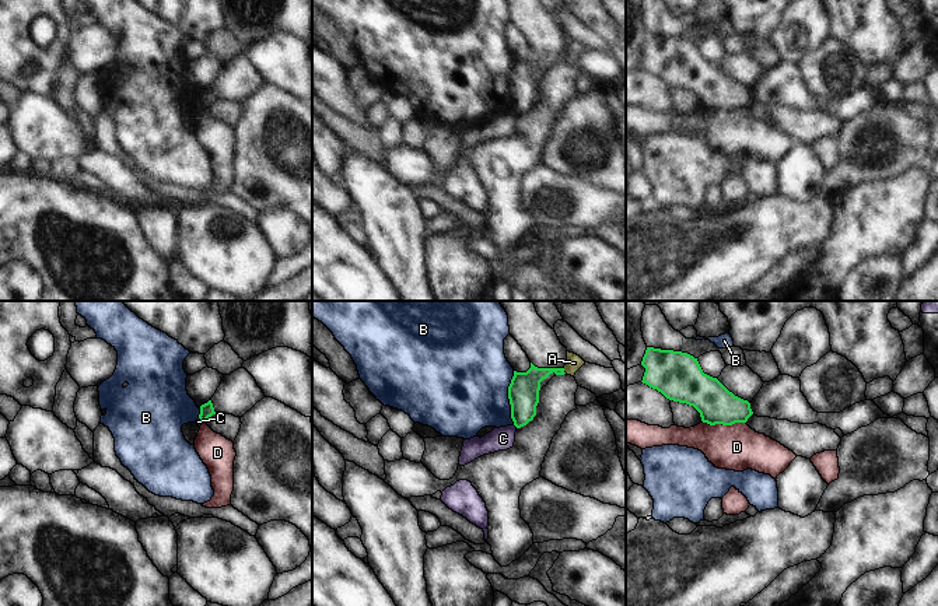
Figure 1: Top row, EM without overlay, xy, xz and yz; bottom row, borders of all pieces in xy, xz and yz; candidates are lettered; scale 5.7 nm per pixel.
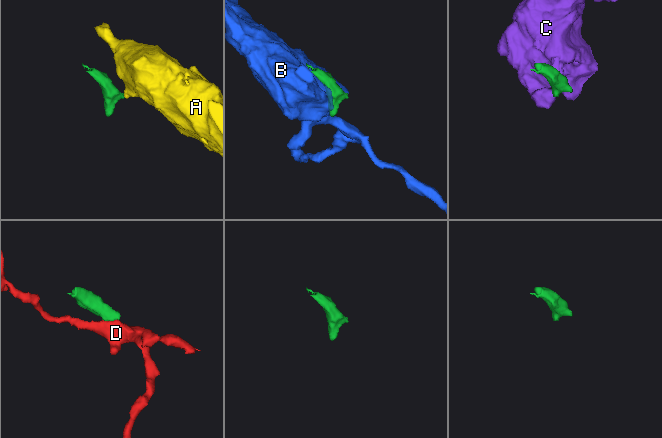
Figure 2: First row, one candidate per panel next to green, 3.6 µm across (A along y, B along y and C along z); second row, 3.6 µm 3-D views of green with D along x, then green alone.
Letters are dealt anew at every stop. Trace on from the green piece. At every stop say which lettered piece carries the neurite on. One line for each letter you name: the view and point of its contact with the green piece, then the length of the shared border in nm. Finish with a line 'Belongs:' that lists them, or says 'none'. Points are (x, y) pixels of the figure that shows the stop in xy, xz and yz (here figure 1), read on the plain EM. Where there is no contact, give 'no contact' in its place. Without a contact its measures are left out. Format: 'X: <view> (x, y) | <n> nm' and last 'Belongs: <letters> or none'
Belongs: none

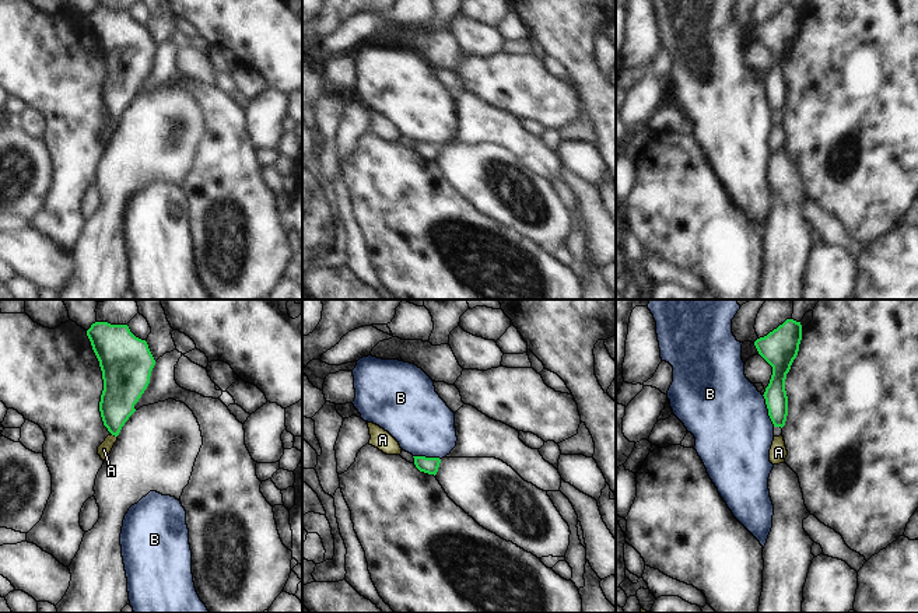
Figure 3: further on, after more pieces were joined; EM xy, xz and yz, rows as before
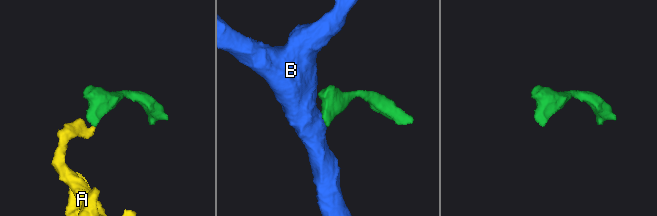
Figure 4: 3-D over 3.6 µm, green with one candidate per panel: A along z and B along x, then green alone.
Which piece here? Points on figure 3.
A: xy (114, 121) | 50 nm
Belongs: A

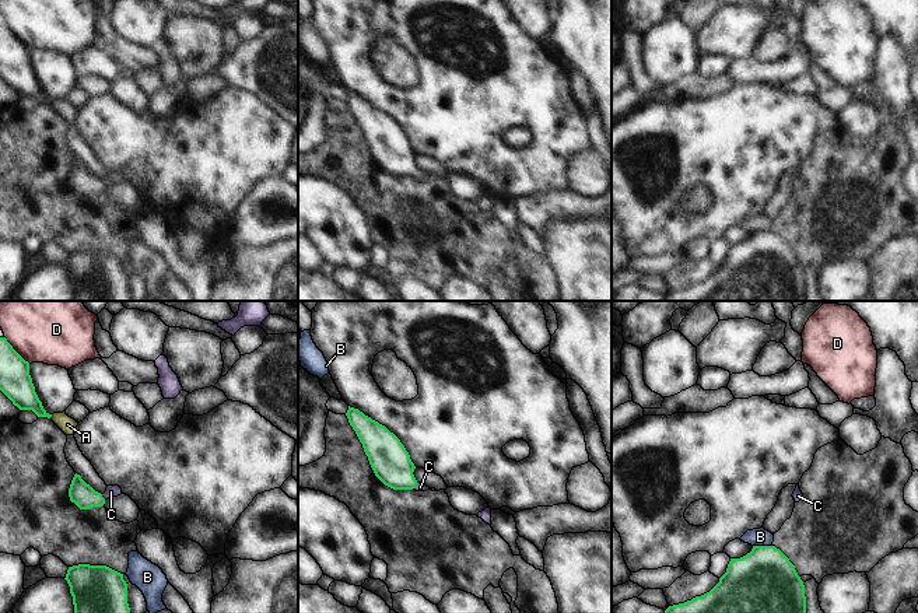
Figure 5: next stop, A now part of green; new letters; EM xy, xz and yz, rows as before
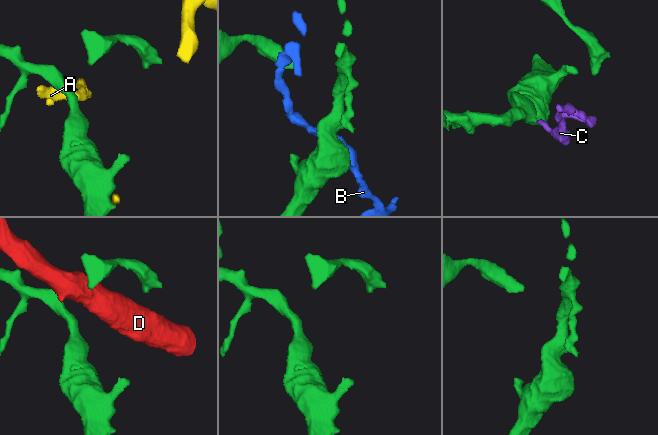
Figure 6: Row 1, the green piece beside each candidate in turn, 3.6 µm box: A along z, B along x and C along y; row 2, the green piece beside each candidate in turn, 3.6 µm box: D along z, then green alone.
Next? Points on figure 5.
C: xy (102, 184) | 40 nm
Belongs: C

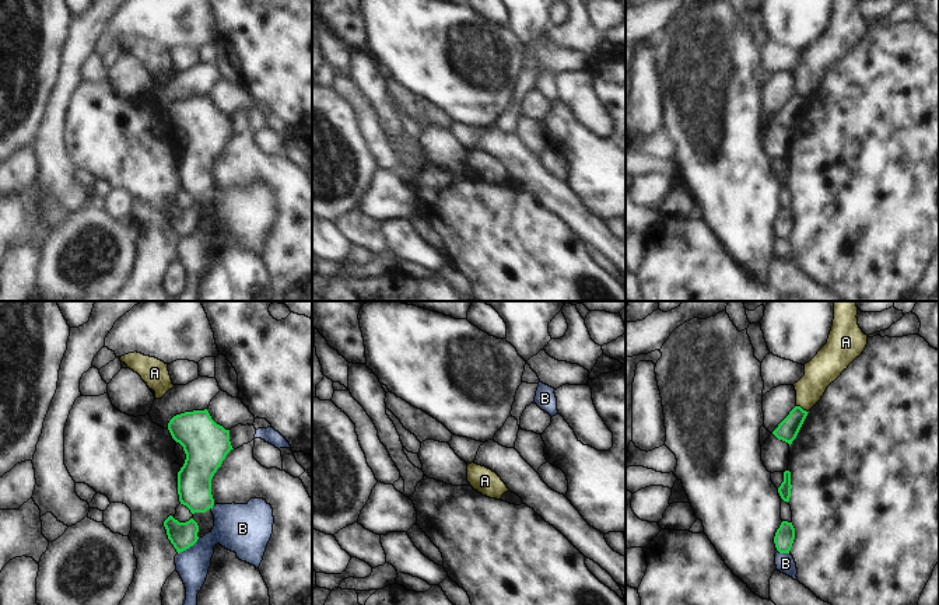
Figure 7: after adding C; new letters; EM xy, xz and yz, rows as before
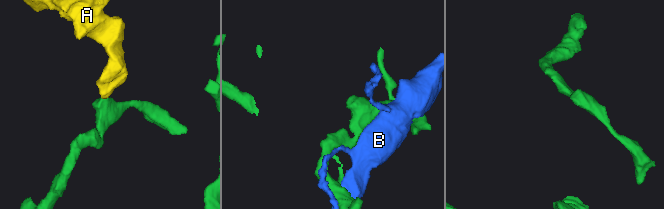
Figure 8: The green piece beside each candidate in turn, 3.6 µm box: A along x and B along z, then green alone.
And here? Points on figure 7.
Belongs: none

